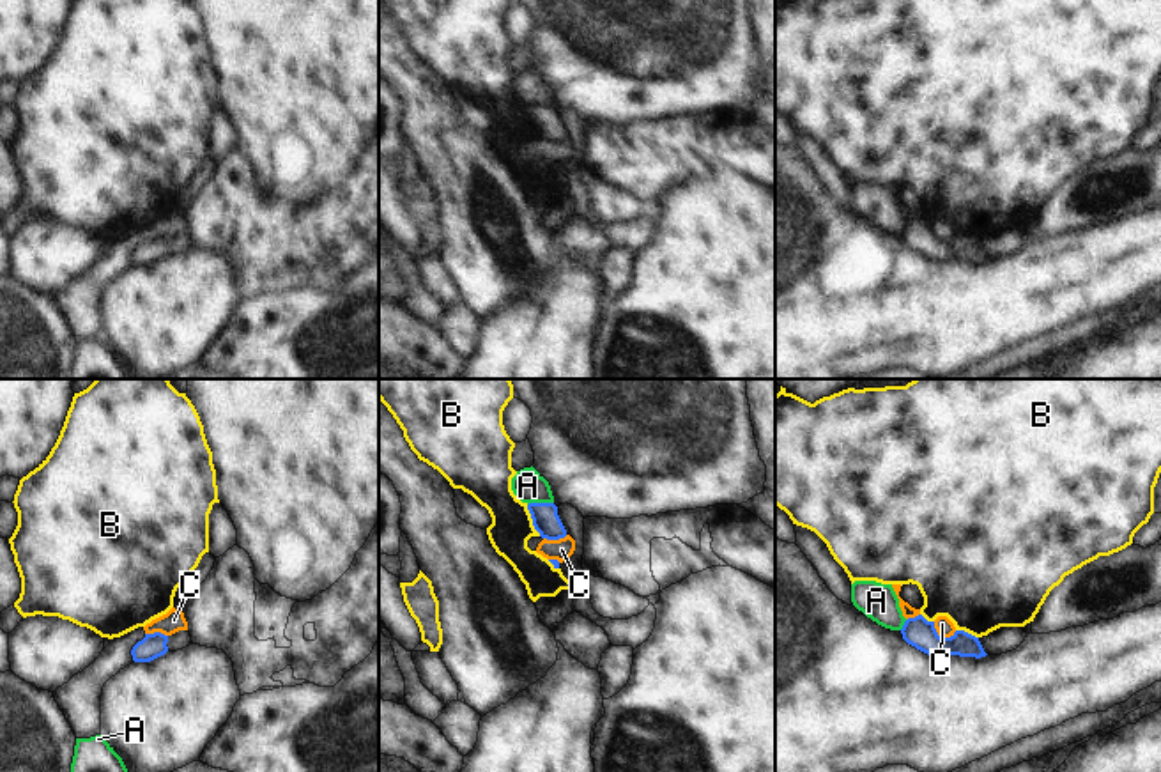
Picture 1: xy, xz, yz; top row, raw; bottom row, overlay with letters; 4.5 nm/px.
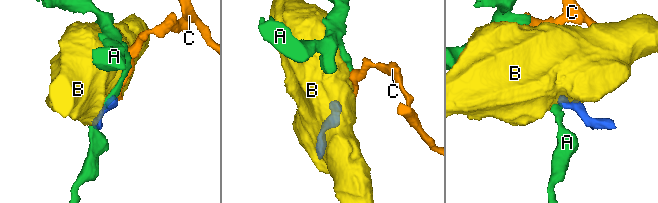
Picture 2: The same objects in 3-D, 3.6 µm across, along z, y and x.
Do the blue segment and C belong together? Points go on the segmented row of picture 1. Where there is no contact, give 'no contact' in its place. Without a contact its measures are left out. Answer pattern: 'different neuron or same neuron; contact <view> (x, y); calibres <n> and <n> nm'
different neuron; contact yz (942, 638); calibres 140 and 80 nm

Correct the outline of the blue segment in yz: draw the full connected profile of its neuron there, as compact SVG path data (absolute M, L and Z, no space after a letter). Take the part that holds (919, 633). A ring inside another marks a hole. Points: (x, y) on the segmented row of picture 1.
M922 614L908 618L901 629L903 639L917 650L933 657L986 657L979 637L956 630L950 637L940 637L934 621L927 621Z

